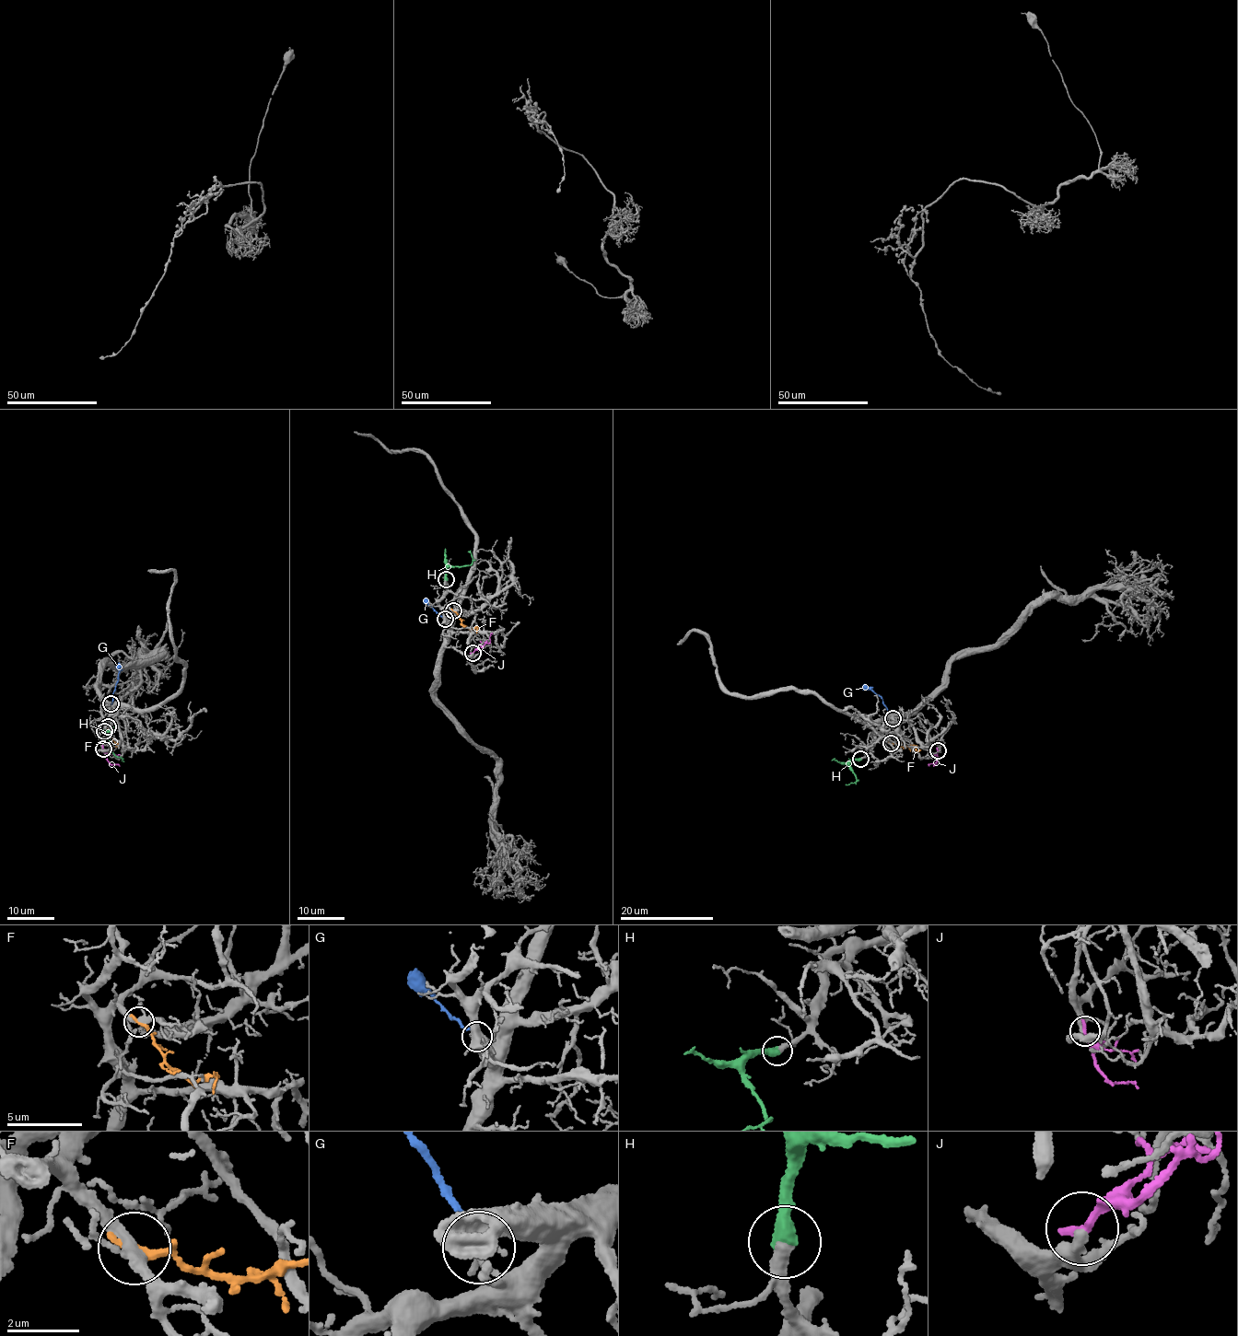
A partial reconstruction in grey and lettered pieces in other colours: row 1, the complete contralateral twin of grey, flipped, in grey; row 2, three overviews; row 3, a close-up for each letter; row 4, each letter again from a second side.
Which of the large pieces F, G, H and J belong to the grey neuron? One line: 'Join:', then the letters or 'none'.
Join: H

